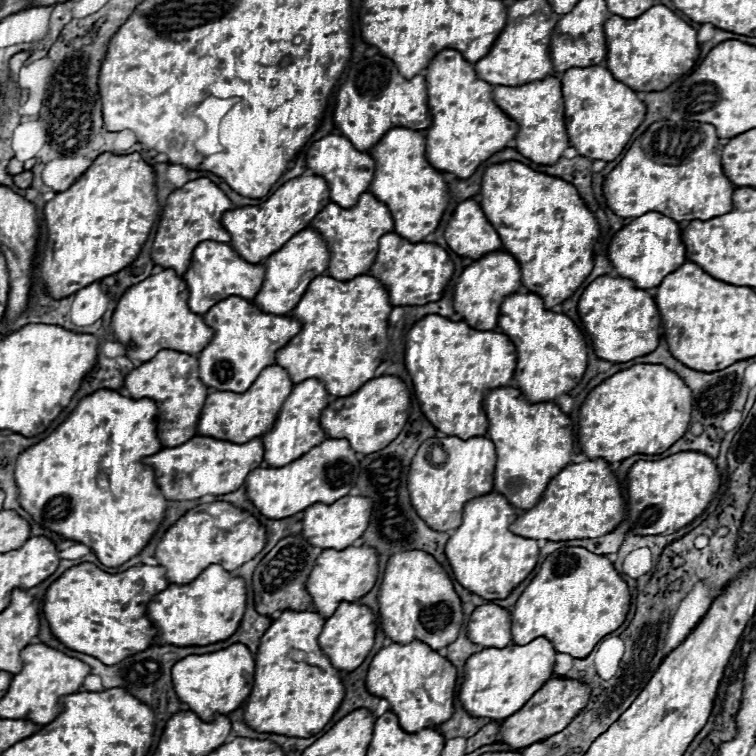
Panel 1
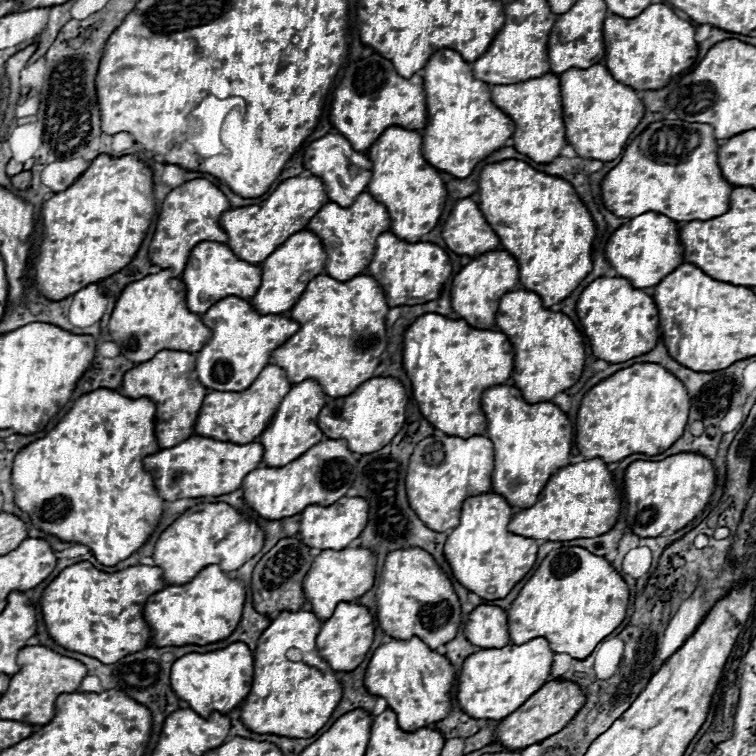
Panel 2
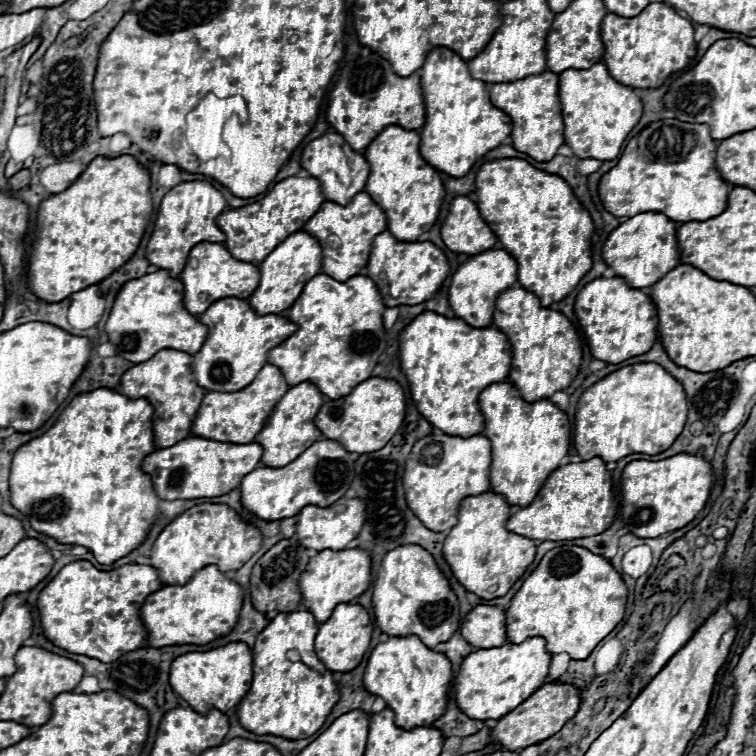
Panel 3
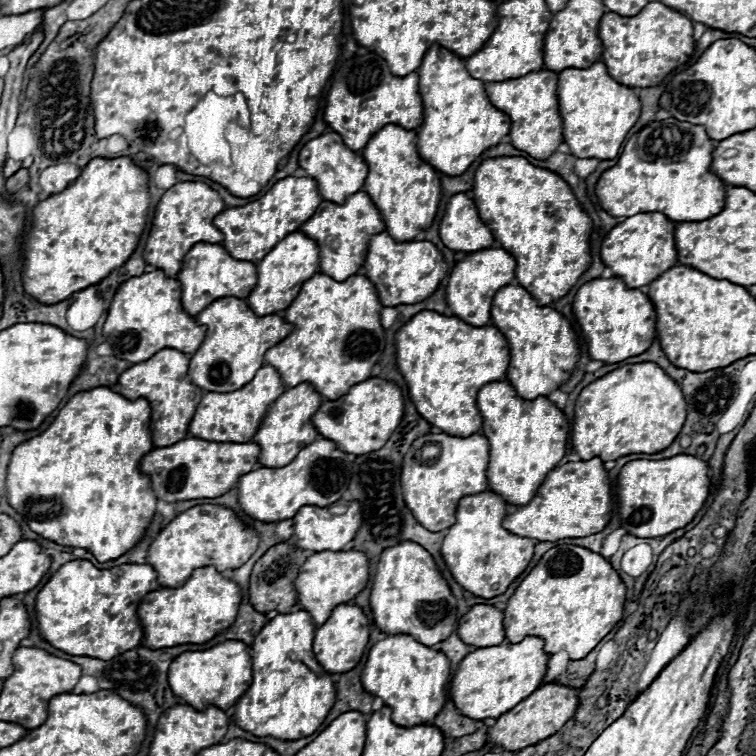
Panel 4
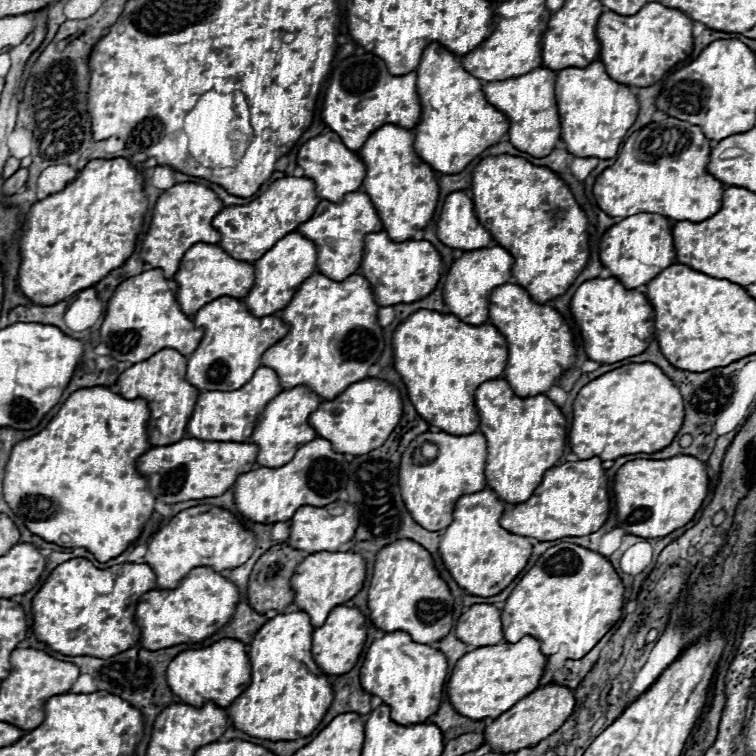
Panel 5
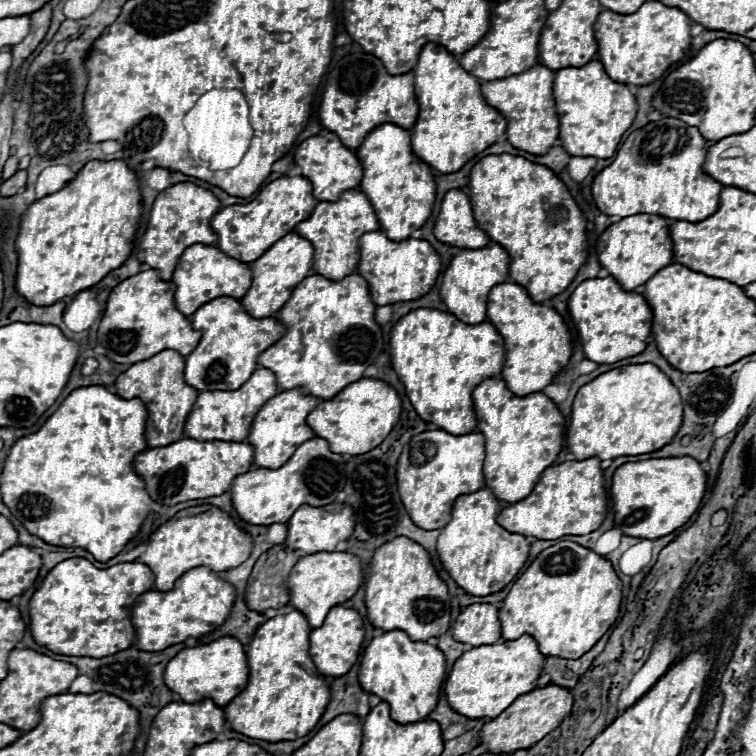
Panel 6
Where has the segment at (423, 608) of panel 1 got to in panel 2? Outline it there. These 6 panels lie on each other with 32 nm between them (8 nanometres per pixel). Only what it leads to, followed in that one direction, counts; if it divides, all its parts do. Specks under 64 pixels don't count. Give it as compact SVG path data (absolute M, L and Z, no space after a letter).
M396 550L396 554L388 554L376 590L376 604L378 624L384 634L394 640L410 640L412 636L418 636L432 650L454 640L462 624L460 600L450 578L430 554L424 554L424 550Z

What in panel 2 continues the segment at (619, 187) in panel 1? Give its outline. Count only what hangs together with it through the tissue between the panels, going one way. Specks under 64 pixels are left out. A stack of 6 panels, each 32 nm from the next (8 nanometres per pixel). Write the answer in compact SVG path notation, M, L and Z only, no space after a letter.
M684 120L652 122L630 142L620 164L604 176L604 204L620 218L634 218L644 212L660 212L676 222L716 218L730 210L730 192L734 190L720 172L718 150L720 144L710 124Z

